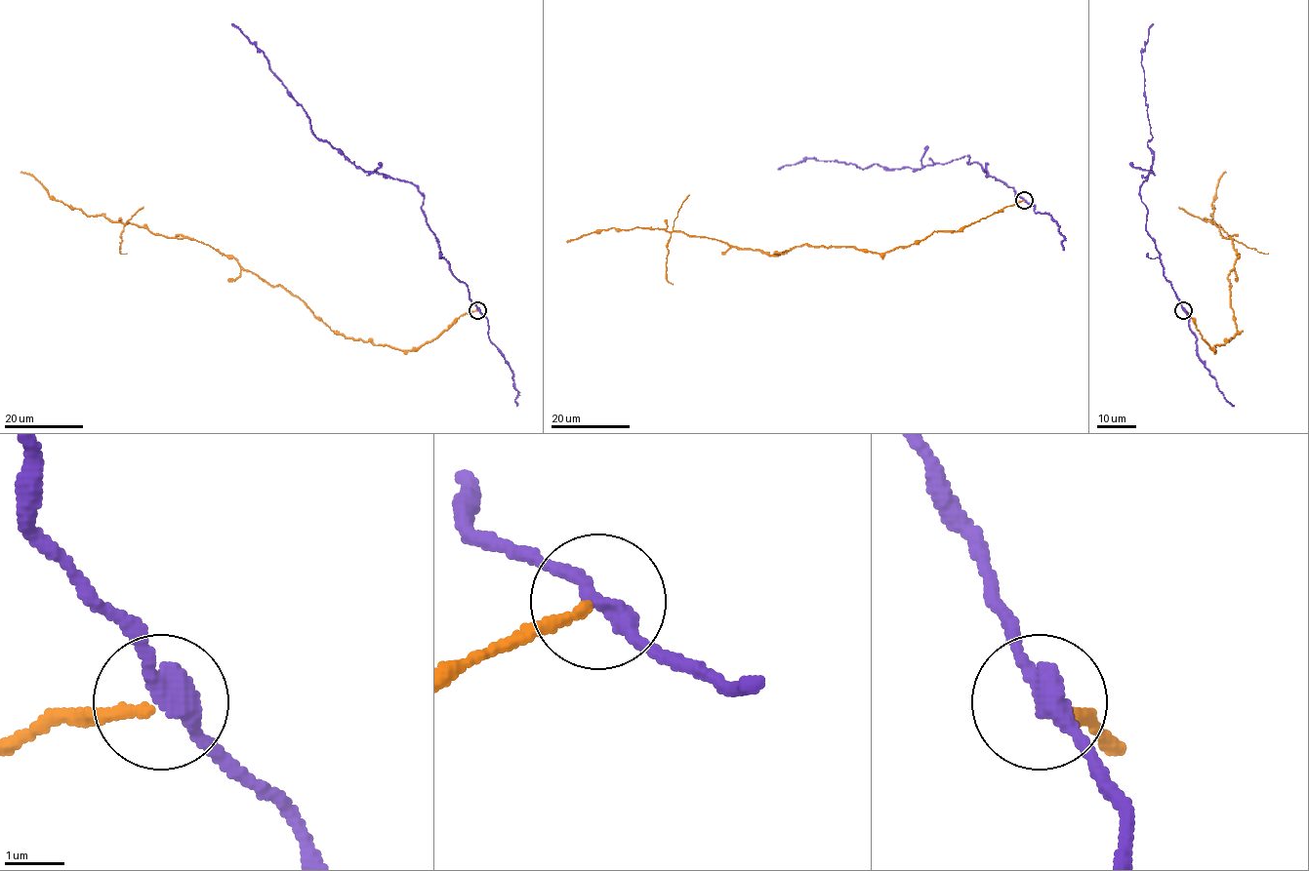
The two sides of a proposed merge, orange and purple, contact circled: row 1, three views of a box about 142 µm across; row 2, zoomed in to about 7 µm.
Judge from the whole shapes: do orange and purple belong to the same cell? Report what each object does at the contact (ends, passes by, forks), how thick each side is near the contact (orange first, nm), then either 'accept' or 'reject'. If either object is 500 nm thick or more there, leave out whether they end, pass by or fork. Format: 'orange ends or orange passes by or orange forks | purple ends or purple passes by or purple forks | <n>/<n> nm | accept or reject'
orange ends | purple passes by | 180/340 nm | reject

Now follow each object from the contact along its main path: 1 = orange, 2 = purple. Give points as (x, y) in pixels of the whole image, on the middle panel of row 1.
1: (1024, 200), (958, 230), (938, 230), (879, 254), (802, 244), (769, 255), (649, 227), (599, 229), (566, 241)
2: (1024, 200), (977, 163), (967, 163), (967, 156), (889, 171), (874, 164), (863, 169), (810, 158), (778, 170)

